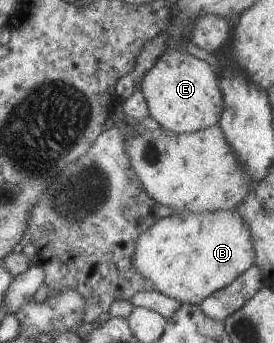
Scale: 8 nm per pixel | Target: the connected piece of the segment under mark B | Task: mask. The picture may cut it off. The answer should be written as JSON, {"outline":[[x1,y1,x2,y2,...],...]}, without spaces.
{"outline":[[235,210,202,213,171,214,157,219,139,233,132,256,133,268,153,285,153,290,178,300,181,304,199,304,212,292,227,286,253,265,255,256,249,225]]}

